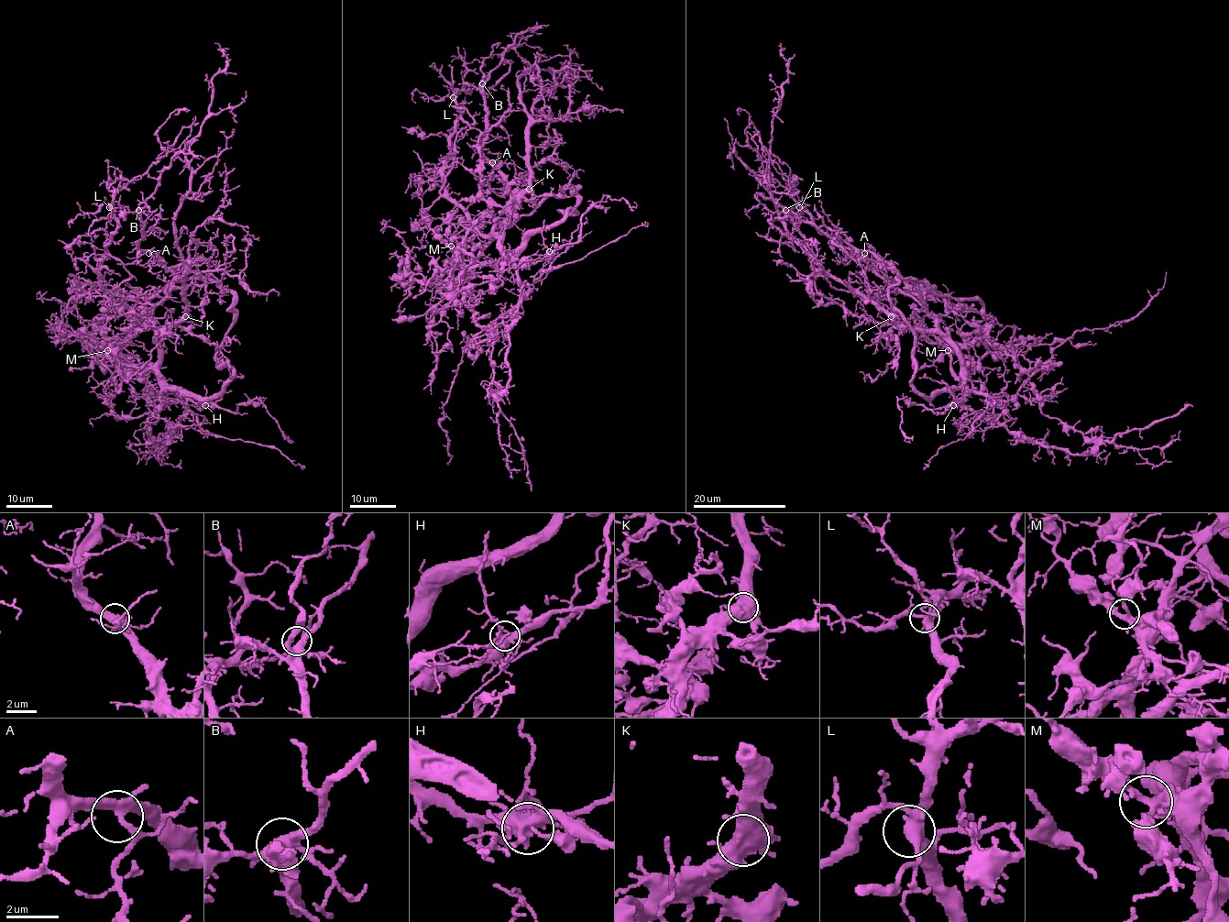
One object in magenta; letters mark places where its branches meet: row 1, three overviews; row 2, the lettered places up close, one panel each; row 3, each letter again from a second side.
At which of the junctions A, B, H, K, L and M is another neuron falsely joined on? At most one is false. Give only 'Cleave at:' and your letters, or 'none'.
Cleave at: none

